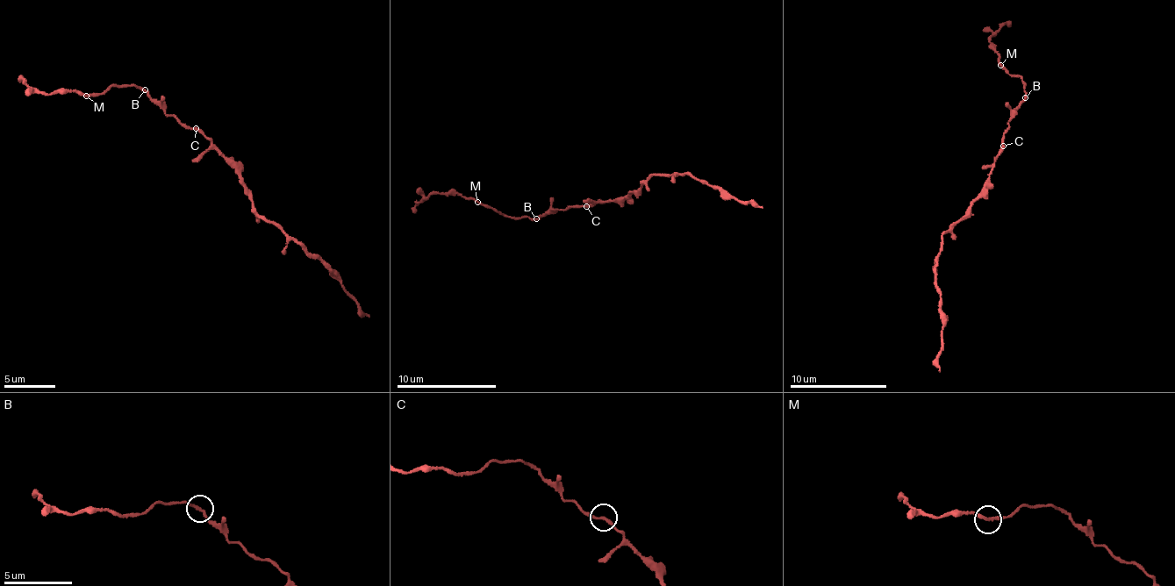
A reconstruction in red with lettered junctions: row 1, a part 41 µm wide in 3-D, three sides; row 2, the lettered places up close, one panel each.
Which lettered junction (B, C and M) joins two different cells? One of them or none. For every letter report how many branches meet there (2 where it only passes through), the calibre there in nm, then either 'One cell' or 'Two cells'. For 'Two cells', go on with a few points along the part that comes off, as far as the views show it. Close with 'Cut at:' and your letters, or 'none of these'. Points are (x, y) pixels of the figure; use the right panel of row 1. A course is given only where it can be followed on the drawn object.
B: Branches: 2. Thickness 190 nm. One cell
C: Branches: 2. Thickness 200 nm. One cell
M: Branches: 2. Thickness 200 nm. One cell
Cut at: none of these

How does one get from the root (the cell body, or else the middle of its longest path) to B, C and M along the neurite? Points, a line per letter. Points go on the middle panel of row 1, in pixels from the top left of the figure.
B: (603, 203), (599, 202), (586, 206), (558, 209), (536, 218)
C: (603, 203), (599, 202), (586, 206)
M: (603, 203), (599, 202), (586, 206), (558, 209), (532, 219), (509, 217), (491, 208), (482, 206), (476, 201)

